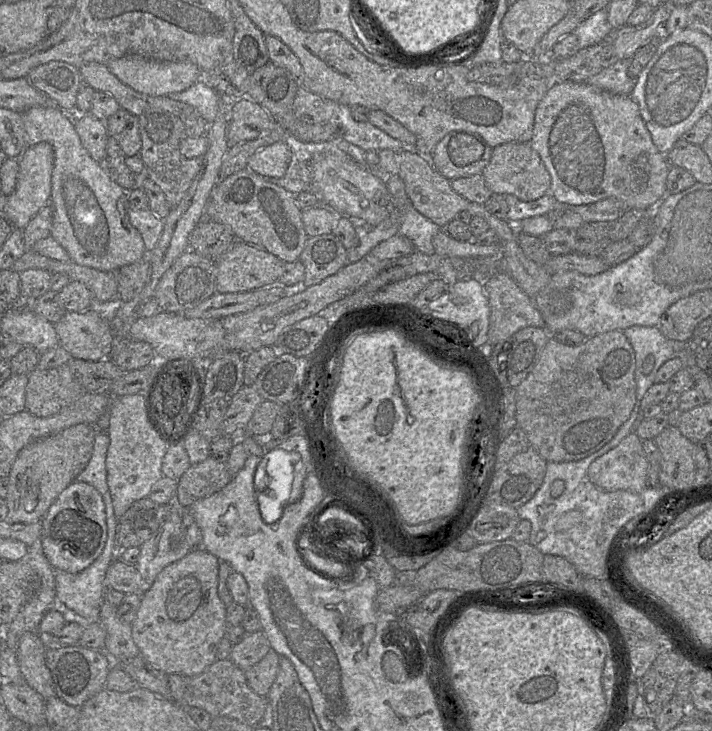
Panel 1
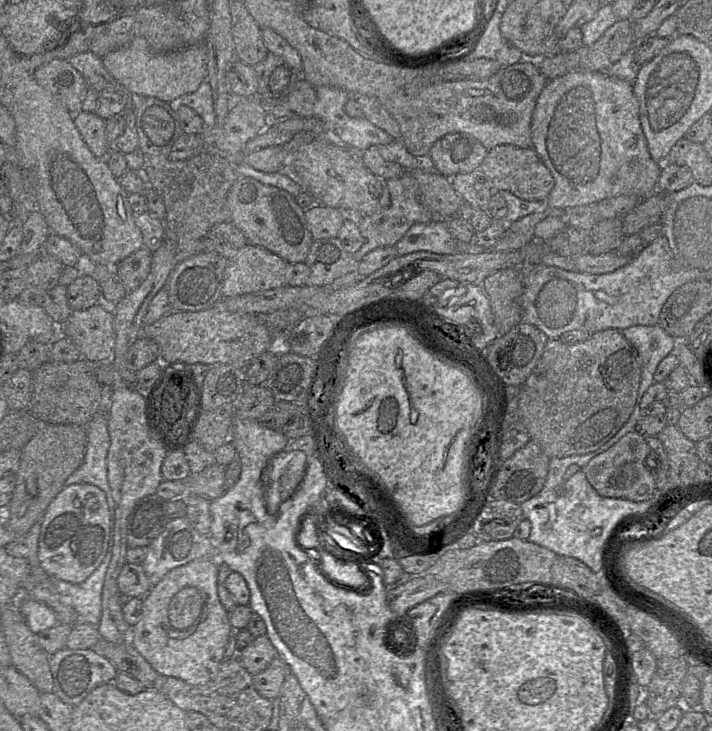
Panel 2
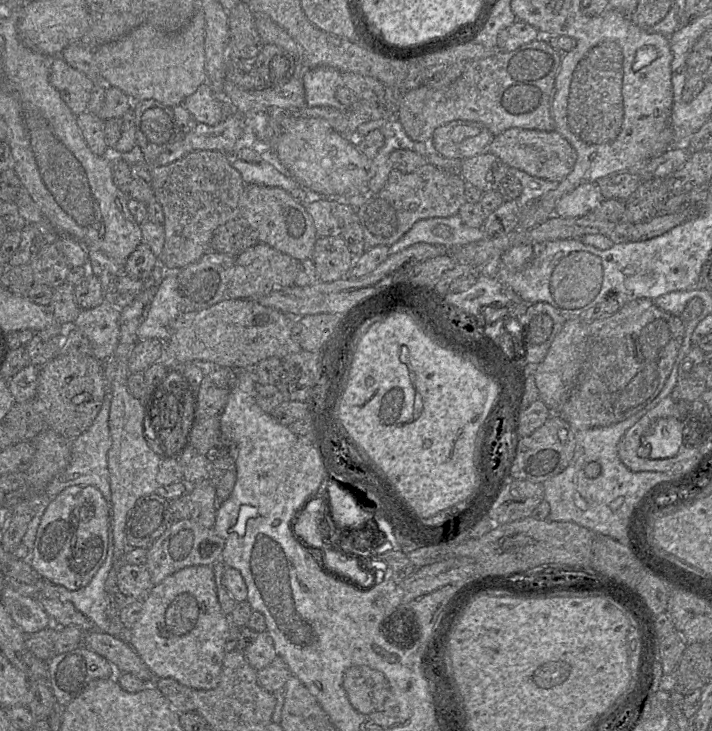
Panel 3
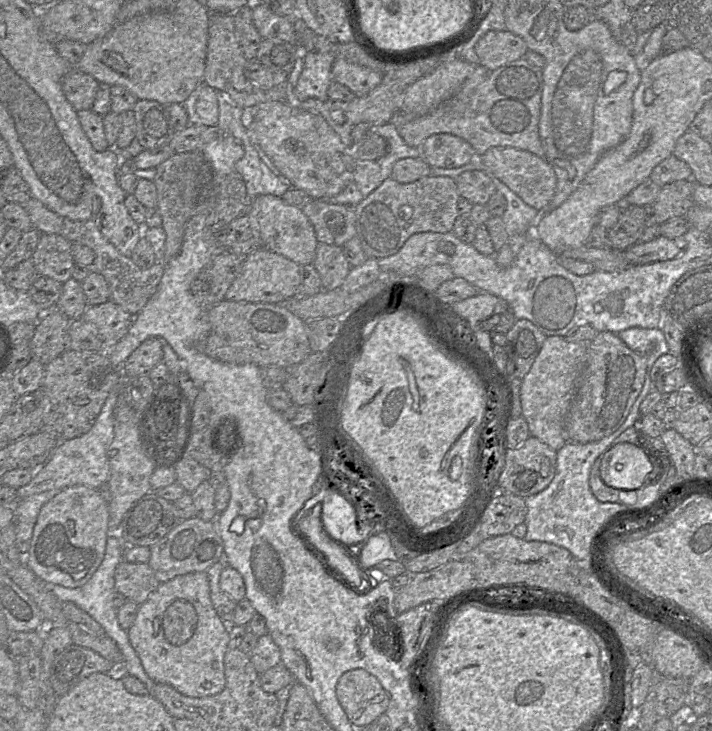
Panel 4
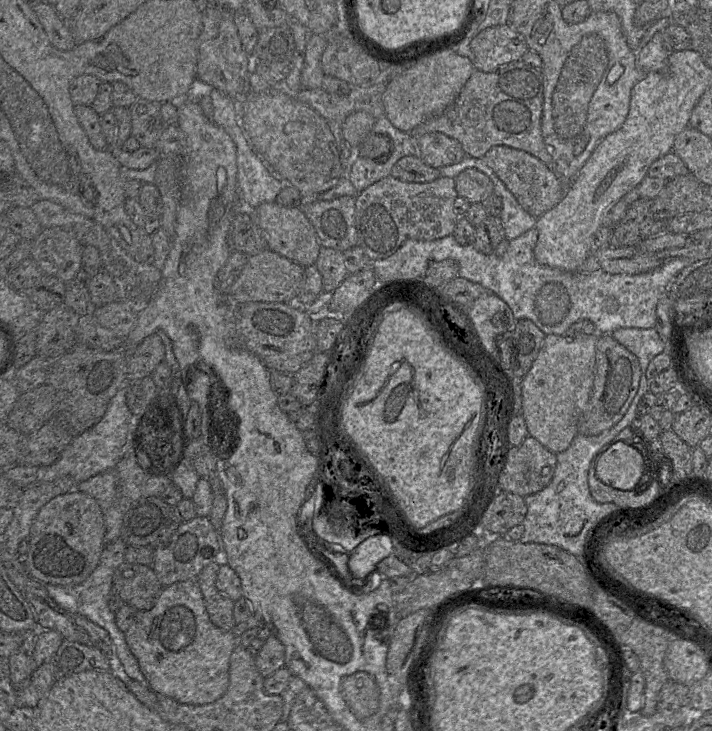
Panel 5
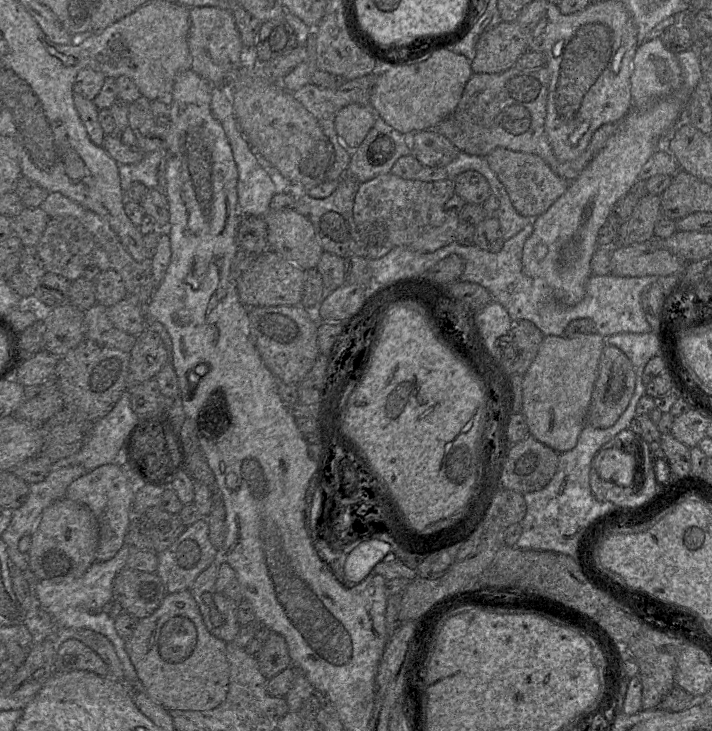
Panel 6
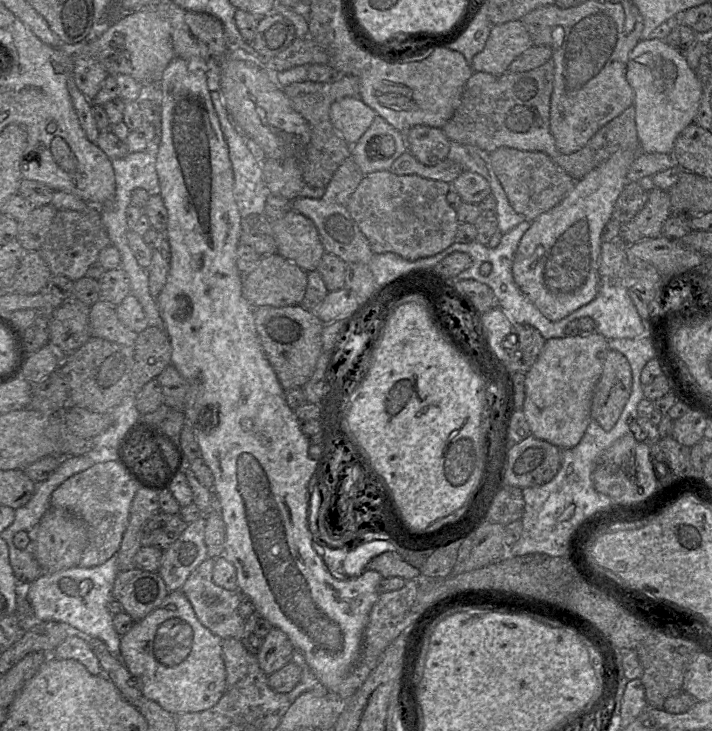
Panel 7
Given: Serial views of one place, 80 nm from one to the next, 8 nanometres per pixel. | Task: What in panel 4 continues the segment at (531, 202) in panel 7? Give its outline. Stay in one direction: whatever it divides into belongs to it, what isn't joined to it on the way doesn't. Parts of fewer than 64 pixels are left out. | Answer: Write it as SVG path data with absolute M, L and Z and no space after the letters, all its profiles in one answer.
M497 146L489 148L484 154L477 156L477 159L528 206L536 210L544 208L555 194L557 177L546 158L513 147Z

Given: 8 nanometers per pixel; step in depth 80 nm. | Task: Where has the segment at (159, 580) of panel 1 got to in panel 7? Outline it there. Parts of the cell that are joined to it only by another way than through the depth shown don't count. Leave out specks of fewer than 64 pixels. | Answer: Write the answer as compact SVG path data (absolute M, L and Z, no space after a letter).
M180 590L169 592L157 609L121 637L121 661L141 680L142 695L173 715L211 709L227 690L223 639L201 624Z

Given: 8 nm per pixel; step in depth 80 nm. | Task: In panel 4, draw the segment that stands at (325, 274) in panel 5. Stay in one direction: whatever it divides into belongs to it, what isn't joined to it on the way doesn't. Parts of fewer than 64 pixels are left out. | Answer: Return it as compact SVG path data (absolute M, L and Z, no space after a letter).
M319 242L312 264L319 273L323 290L339 288L351 269L343 247Z

